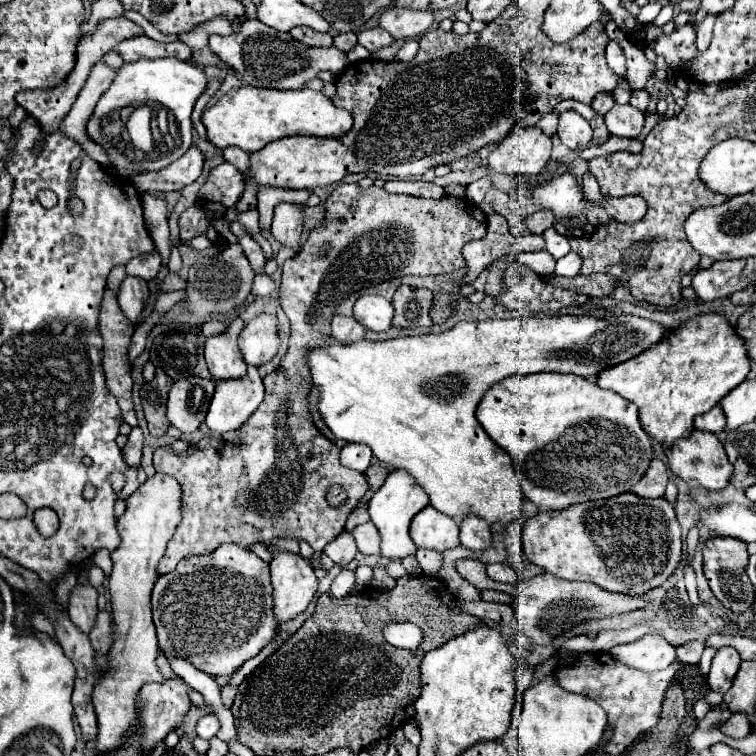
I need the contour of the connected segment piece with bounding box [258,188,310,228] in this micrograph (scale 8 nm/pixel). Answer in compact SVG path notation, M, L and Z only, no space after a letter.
M260 188L258 190L258 212L260 226L268 228L272 220L272 210L276 202L300 202L306 204L310 192L308 190L288 190L288 188Z

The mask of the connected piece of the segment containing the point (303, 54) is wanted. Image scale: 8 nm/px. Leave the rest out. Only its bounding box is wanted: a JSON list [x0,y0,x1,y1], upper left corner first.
[210,20,346,90]

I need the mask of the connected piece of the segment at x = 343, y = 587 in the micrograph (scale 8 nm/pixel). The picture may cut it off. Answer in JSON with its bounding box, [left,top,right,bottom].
[330,570,356,596]

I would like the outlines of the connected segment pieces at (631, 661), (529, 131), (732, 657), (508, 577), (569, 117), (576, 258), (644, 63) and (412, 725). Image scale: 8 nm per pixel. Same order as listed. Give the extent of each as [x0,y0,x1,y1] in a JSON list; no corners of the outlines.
[[610,634,676,672],[488,124,552,174],[708,646,742,694],[488,564,518,584],[558,112,592,150],[556,252,582,276],[605,22,656,90],[402,720,420,746]]

